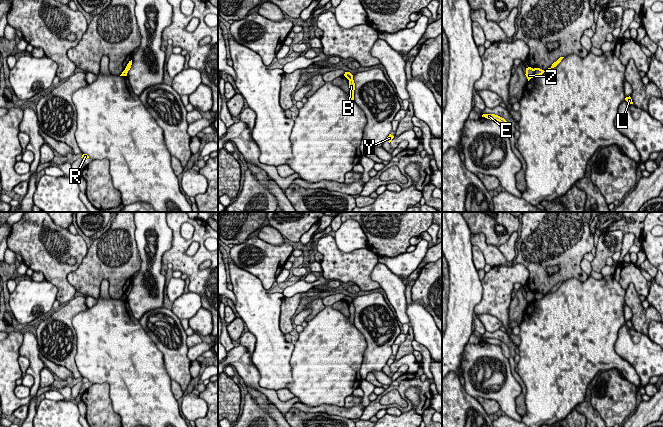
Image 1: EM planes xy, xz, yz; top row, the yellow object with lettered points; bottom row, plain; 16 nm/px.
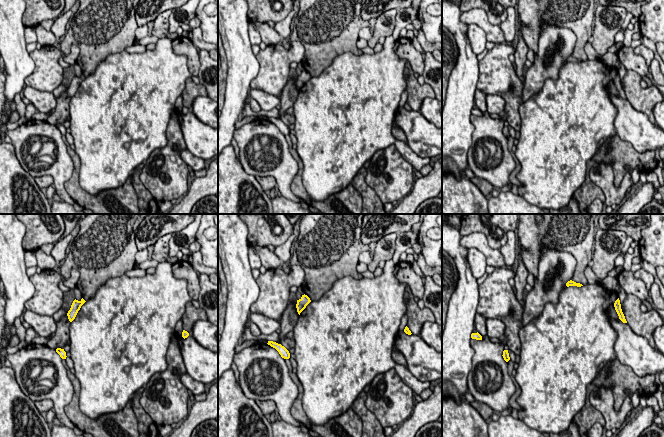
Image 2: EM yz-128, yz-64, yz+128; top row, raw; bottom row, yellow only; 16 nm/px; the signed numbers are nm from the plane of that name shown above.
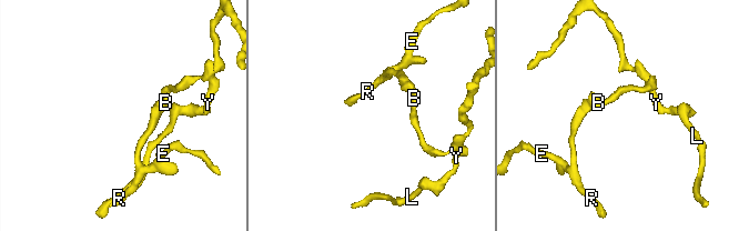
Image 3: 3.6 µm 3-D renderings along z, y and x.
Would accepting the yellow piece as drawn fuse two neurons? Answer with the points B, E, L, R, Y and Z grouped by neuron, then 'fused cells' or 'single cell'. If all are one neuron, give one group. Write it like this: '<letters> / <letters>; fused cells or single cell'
B L Y / E R Z; fused cells

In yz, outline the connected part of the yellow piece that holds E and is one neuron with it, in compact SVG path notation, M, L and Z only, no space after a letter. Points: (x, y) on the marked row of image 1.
M483 114L482 117L485 117L490 120L499 121L502 124L503 131L509 135L511 133L509 123L502 117L495 115L495 114Z

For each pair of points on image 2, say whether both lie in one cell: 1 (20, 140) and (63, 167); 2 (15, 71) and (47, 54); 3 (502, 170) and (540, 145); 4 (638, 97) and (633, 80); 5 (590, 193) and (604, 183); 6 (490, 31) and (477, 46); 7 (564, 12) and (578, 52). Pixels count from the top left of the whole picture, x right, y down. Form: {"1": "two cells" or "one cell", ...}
{"1": "one cell", "2": "two cells", "3": "two cells", "4": "one cell", "5": "two cells", "6": "two cells", "7": "one cell"}

